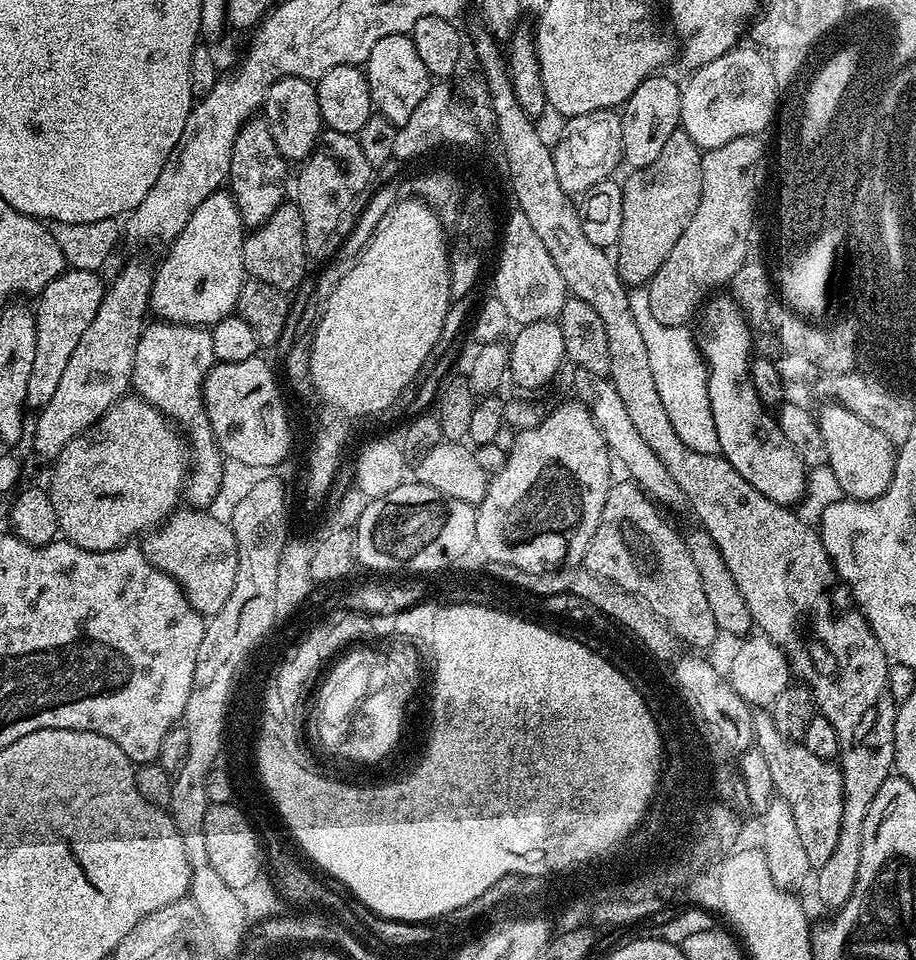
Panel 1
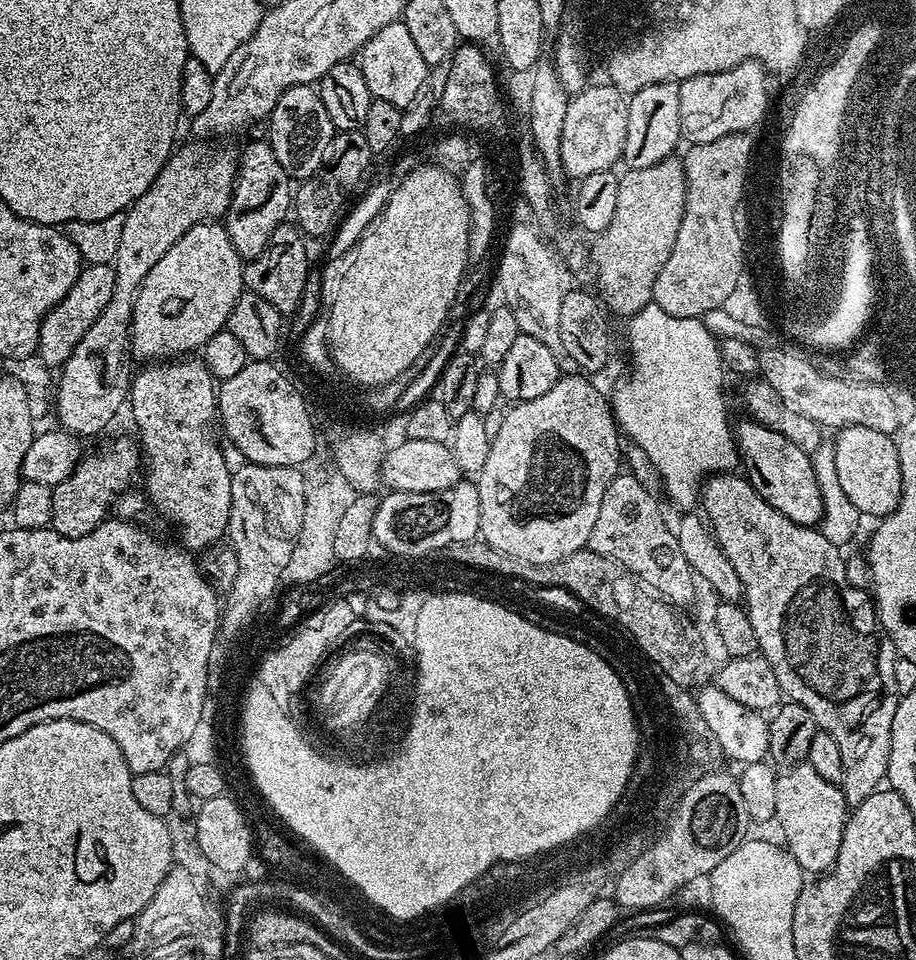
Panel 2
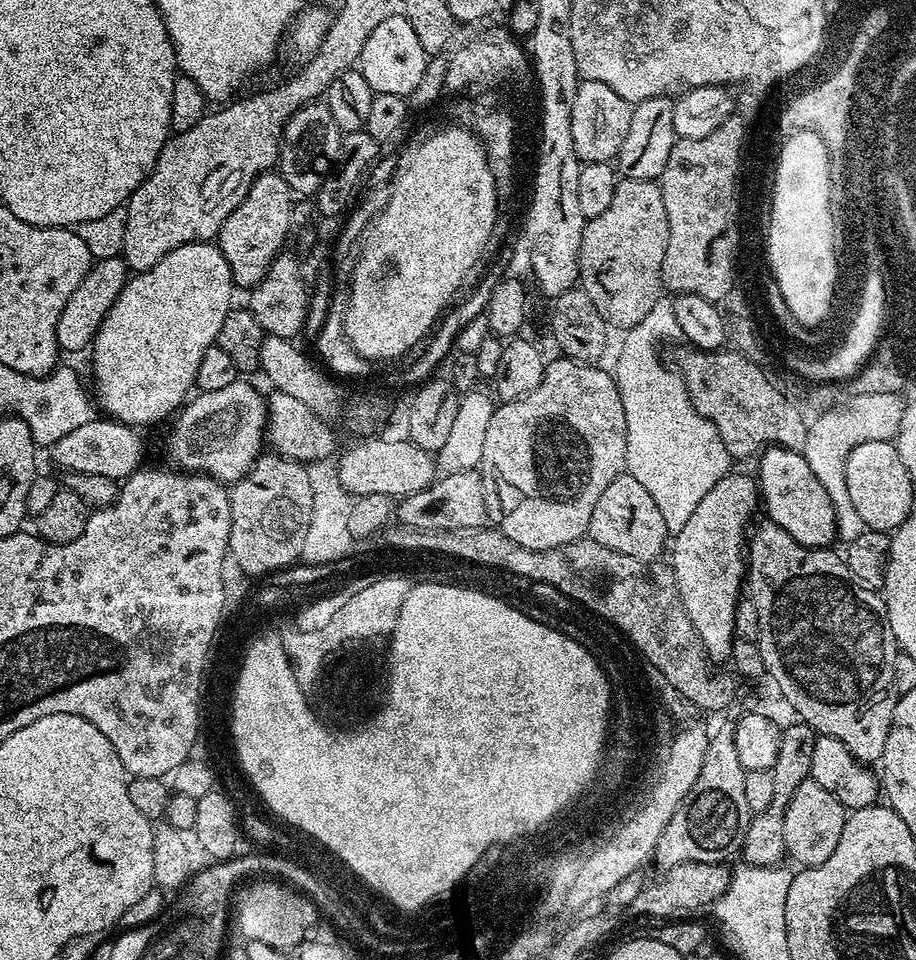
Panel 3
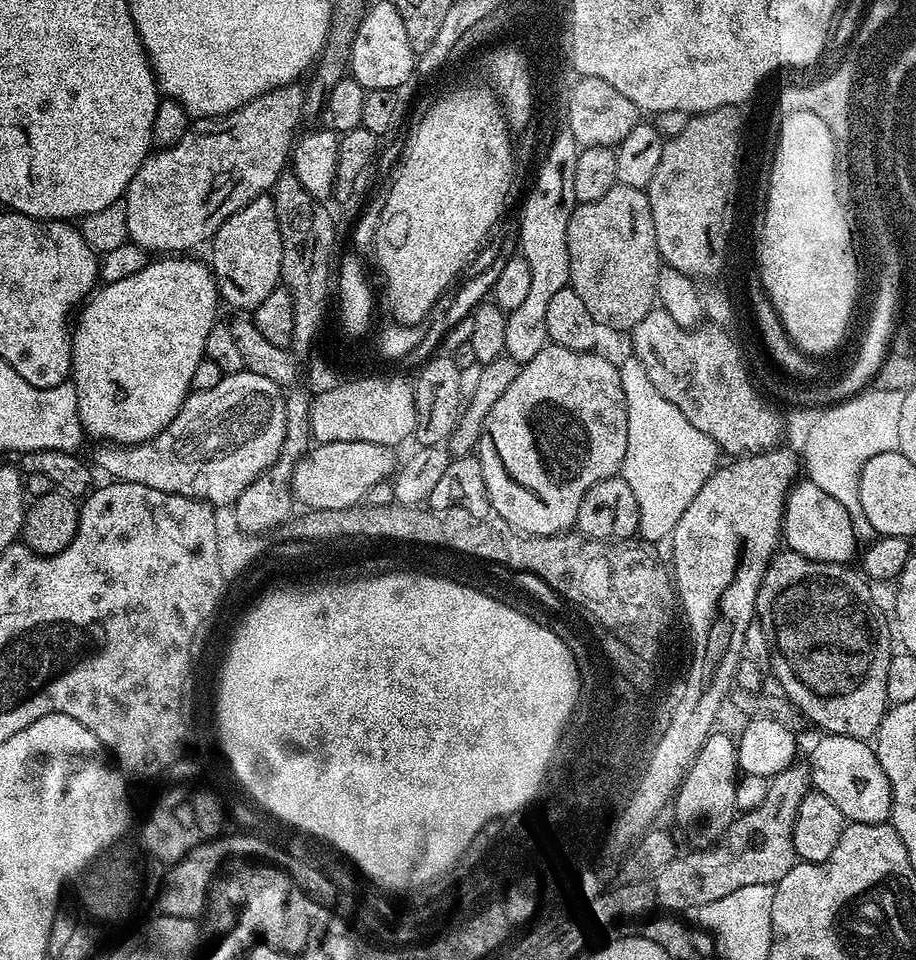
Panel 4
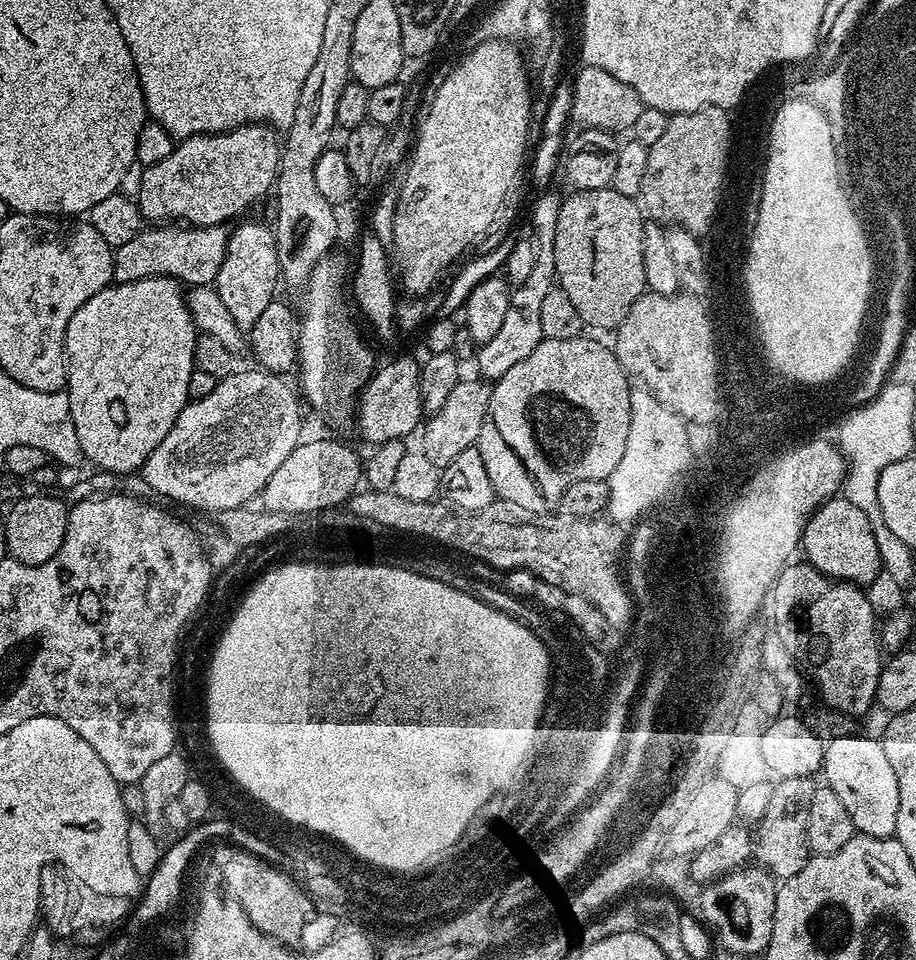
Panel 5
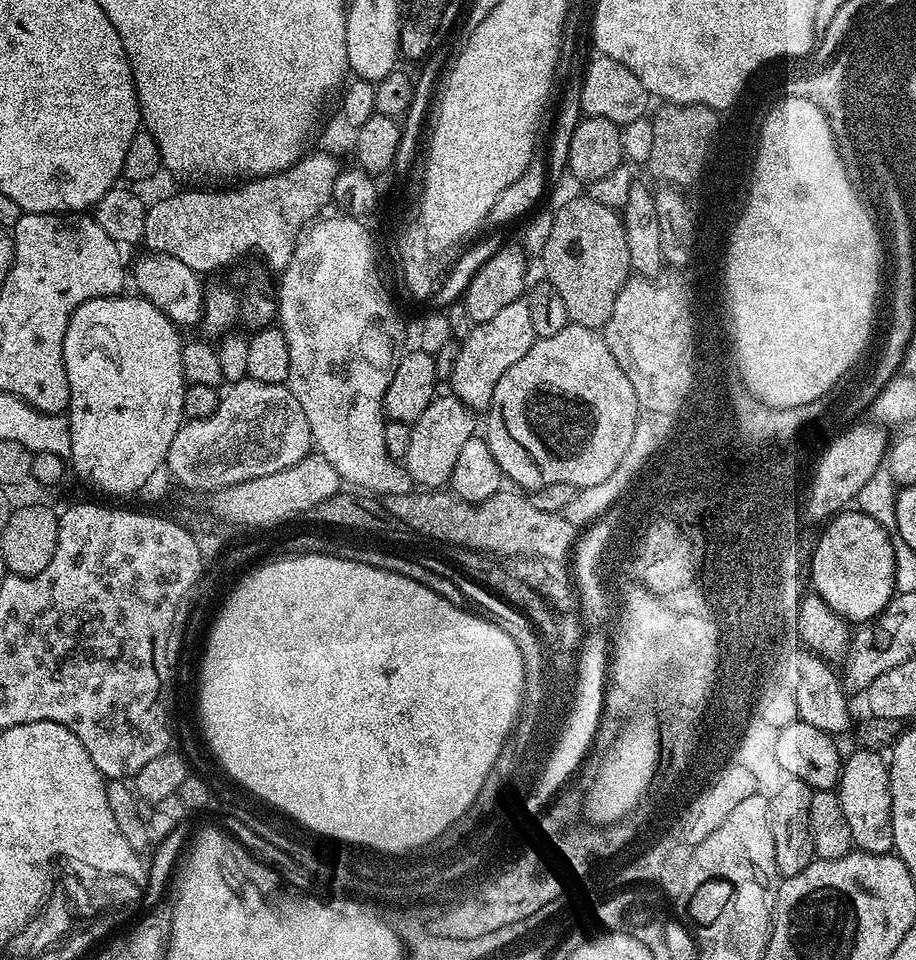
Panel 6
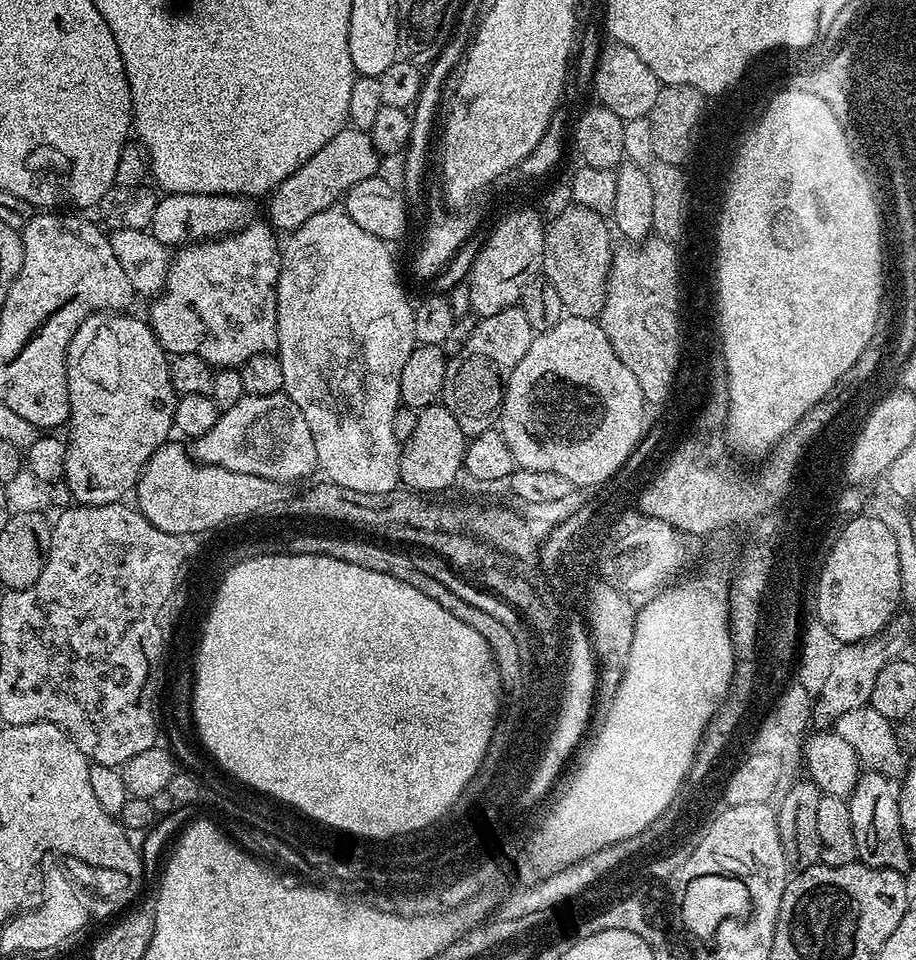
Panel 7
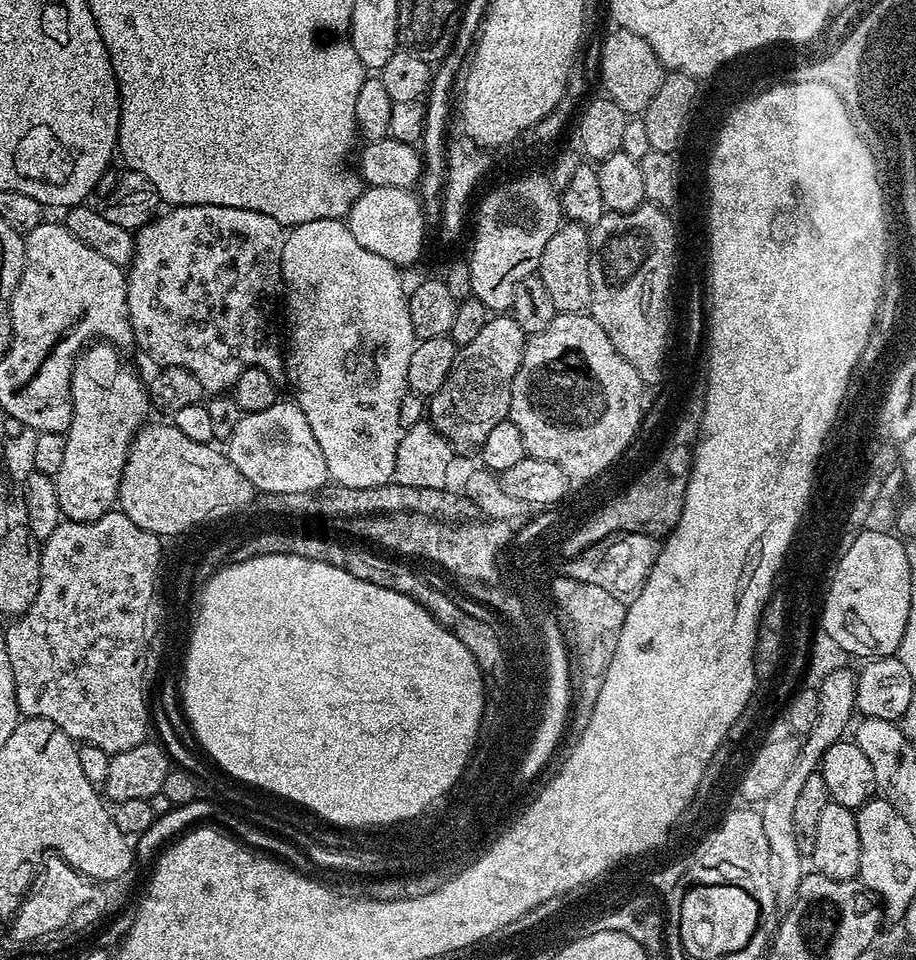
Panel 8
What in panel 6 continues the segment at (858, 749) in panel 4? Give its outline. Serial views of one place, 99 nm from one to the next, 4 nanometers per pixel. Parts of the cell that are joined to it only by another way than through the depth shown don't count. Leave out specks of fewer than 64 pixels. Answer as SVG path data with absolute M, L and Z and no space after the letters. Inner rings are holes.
M858 750L852 757L844 760L844 768L840 771L838 795L842 802L842 811L846 813L846 822L850 822L852 843L861 852L882 854L892 852L894 834L892 833L892 795L890 794L890 778L888 777L888 764L879 751Z

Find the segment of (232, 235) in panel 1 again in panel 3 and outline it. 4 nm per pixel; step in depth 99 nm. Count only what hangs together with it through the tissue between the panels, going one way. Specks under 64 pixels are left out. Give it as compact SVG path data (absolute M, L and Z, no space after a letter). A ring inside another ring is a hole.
M212 242L178 246L145 272L135 273L128 279L90 345L92 376L96 379L94 400L99 411L101 408L105 417L129 426L156 424L167 416L175 417L196 388L202 354L213 348L218 330L222 330L222 322L226 322L234 307L232 292L230 266L219 247Z

